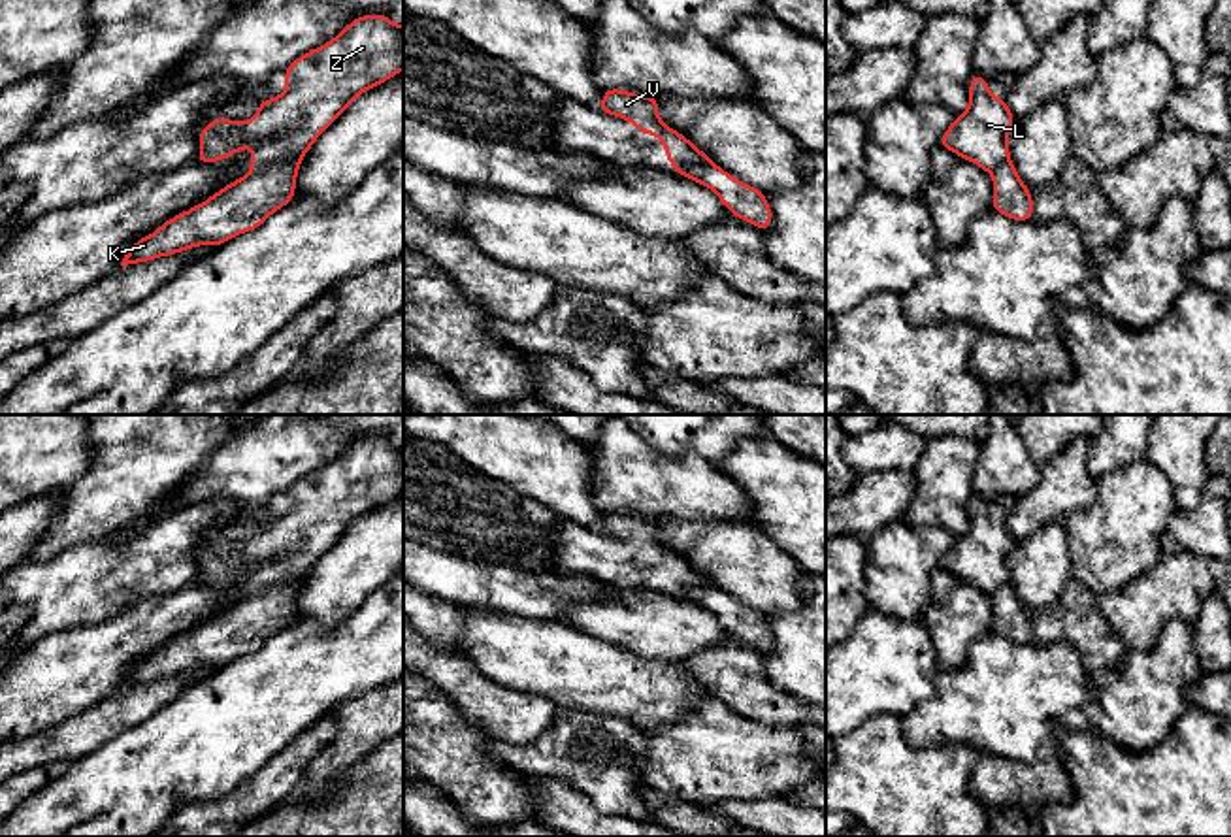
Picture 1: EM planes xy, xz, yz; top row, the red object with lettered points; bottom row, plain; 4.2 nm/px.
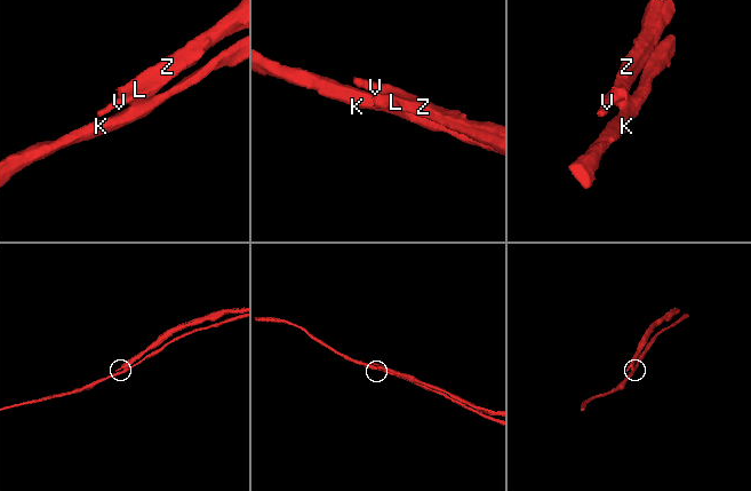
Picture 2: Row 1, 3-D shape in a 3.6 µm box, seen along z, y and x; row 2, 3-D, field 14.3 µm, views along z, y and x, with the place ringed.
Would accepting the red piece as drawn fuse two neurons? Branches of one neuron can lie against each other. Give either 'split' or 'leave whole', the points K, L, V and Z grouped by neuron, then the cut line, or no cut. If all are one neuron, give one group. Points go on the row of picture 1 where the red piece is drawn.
split; K / L V Z; cut in xy along (300, 157), (251, 172)

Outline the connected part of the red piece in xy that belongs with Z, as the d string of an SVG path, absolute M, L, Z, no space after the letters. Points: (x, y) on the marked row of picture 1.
M385 13L360 15L336 38L290 62L283 70L287 89L277 98L260 100L251 121L228 121L217 115L202 128L198 134L200 153L194 162L217 164L249 143L256 145L249 158L251 172L304 158L317 138L341 117L356 96L392 79L402 70L403 25L394 25Z

